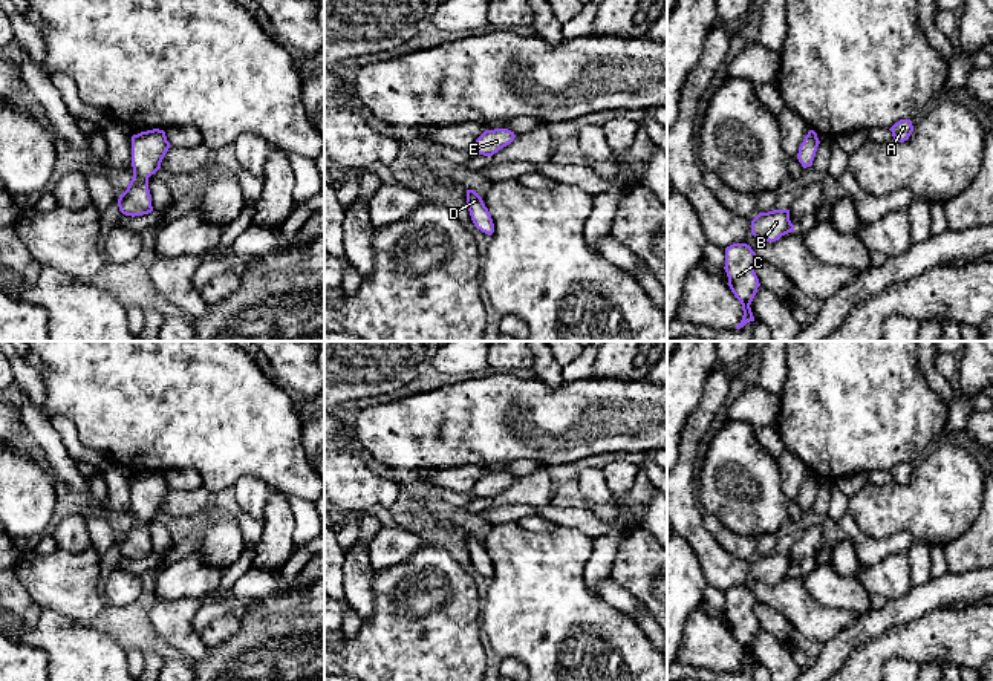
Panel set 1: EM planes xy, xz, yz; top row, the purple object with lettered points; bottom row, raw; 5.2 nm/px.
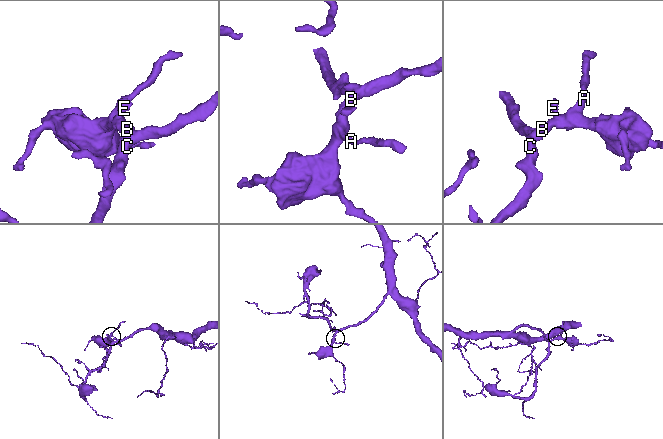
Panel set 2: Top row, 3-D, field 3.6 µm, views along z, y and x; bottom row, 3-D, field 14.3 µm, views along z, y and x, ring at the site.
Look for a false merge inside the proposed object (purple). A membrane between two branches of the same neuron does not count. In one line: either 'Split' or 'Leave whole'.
Leave whole

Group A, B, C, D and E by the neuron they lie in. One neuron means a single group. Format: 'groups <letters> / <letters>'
groups A B C D E

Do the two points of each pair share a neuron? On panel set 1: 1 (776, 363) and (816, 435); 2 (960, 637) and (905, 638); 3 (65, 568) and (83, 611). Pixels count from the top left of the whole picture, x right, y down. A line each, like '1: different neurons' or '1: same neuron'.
1: different neurons
2: same neuron
3: same neuron

